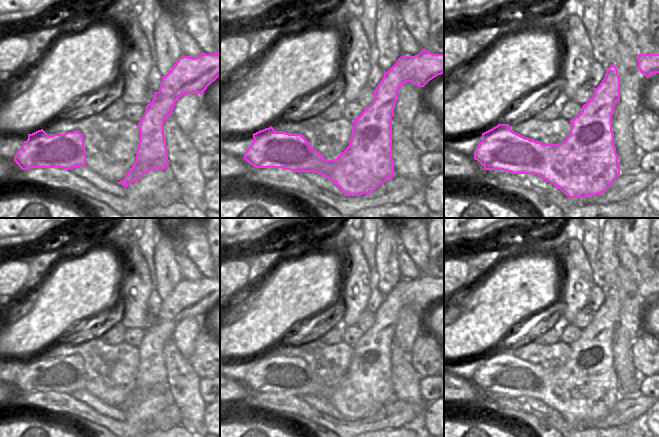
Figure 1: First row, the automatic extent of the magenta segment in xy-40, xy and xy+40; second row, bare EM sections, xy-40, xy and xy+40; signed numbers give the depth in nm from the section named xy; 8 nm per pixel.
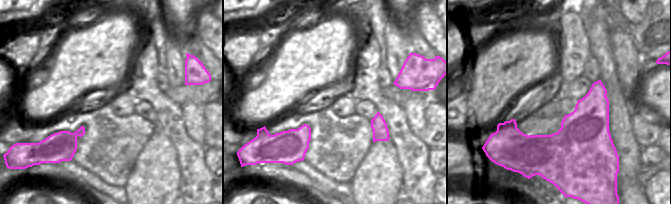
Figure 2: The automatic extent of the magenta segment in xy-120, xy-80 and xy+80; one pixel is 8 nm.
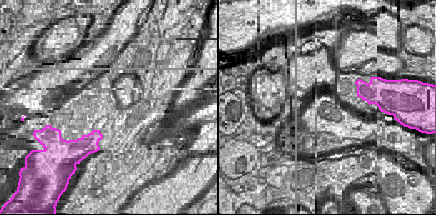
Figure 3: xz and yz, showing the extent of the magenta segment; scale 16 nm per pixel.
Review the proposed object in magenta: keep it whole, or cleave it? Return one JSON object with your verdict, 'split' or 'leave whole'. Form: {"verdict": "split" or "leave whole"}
{"verdict": "split"}

